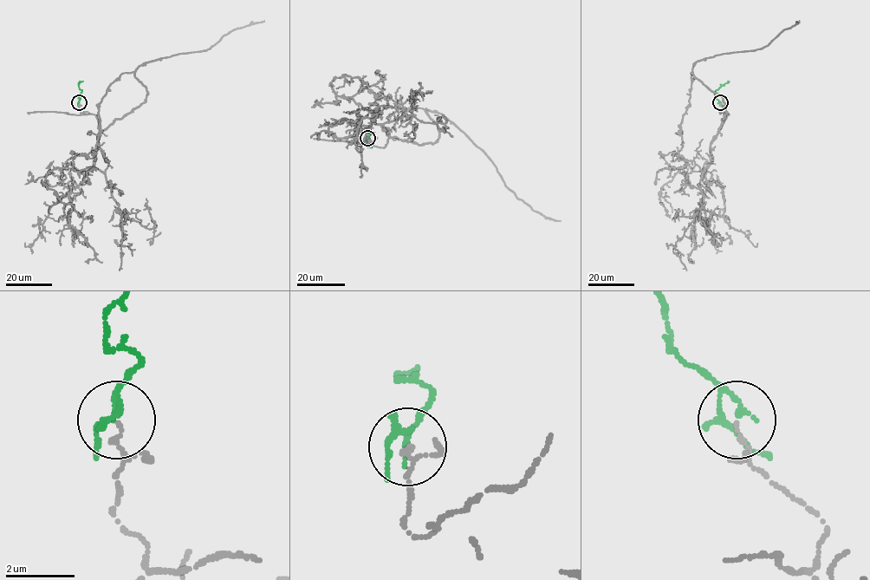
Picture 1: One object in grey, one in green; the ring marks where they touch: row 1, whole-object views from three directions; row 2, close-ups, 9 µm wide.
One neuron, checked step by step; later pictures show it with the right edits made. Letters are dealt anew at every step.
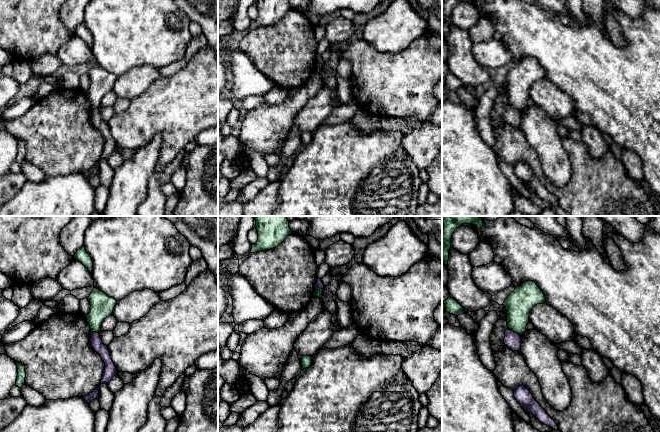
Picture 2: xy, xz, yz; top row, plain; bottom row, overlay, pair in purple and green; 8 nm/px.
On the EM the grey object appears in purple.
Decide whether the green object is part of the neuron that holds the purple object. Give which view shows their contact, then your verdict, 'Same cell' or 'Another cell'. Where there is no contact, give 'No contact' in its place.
Touches purple in yz. Another cell

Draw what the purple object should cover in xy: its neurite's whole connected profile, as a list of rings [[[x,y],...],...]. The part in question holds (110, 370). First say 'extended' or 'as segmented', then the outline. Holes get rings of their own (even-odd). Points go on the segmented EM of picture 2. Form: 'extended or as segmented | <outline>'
as segmented | [[[91,332],[91,347],[101,356],[105,363],[105,370],[100,384],[108,383],[117,372],[116,366],[114,365],[108,347],[103,344],[100,334]]]

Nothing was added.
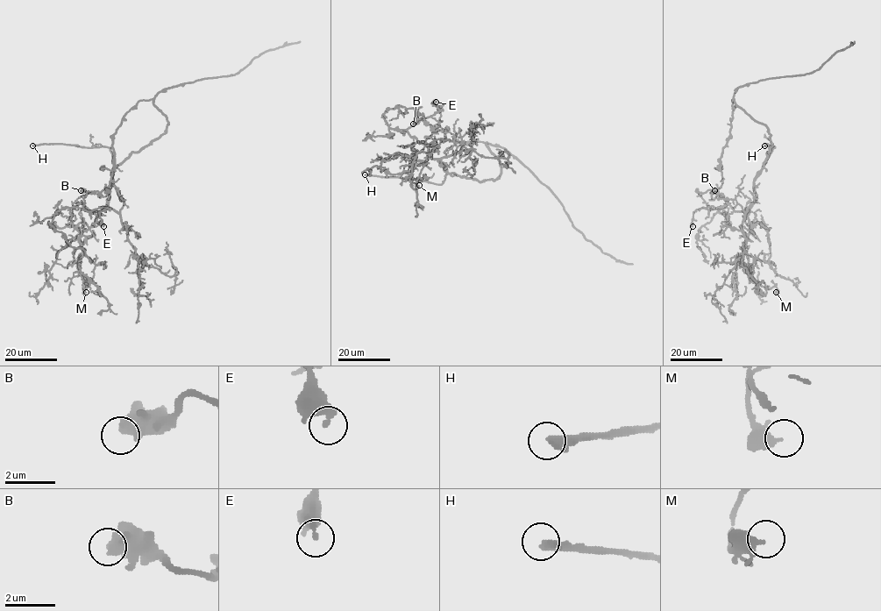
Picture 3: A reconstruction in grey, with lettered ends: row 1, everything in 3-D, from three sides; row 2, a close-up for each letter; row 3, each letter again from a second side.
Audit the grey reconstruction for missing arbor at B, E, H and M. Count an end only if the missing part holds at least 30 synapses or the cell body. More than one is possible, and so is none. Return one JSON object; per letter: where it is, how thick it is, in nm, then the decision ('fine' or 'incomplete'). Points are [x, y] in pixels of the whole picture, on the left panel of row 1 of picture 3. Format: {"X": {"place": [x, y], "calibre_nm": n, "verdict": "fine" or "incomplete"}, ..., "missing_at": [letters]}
{"B": {"place": [81, 190], "calibre_nm": 650, "verdict": "fine"}, "E": {"place": [103, 226], "calibre_nm": 400, "verdict": "fine"}, "H": {"place": [32, 145], "calibre_nm": 360, "verdict": "incomplete"}, "M": {"place": [86, 292], "calibre_nm": 300, "verdict": "fine"}, "missing_at": ["H"]}

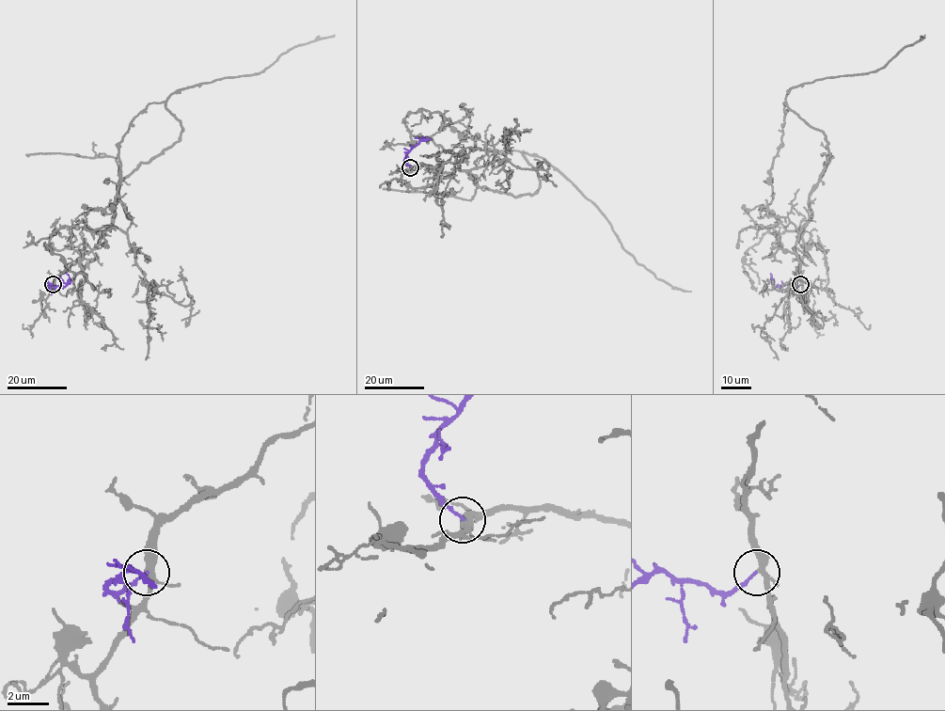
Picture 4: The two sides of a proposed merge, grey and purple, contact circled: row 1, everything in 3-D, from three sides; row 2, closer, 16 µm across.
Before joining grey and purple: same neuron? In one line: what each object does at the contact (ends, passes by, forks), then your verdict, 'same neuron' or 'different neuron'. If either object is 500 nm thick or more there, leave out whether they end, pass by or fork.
grey forks there; purple ends there; same neuron

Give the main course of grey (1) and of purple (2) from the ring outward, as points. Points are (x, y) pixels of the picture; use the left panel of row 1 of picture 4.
1: (53, 284), (111, 226), (119, 183), (179, 140), (172, 94), (257, 74), (334, 35)
2: (53, 284), (48, 286), (65, 286), (70, 278), (66, 273)

